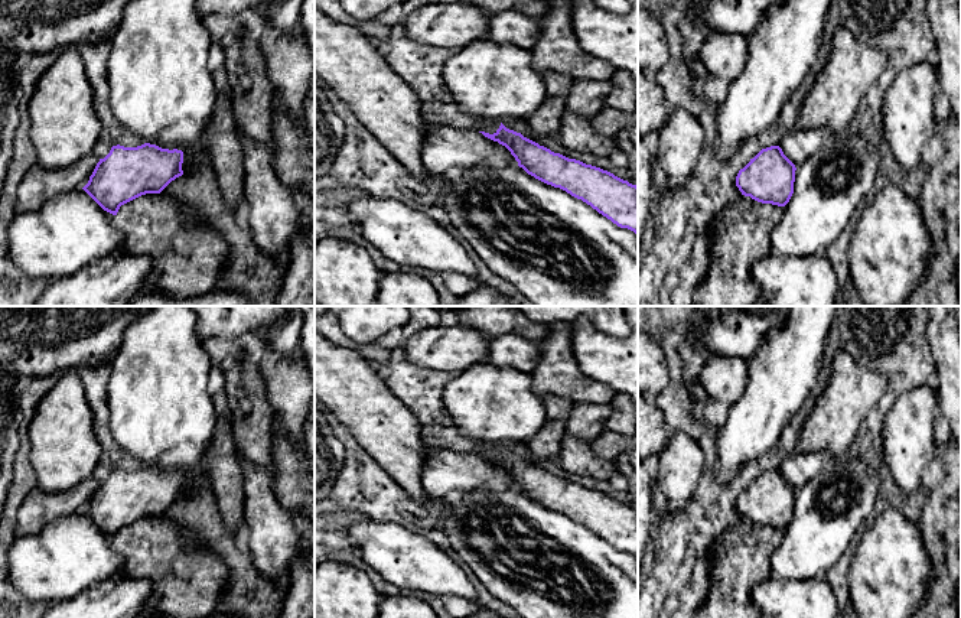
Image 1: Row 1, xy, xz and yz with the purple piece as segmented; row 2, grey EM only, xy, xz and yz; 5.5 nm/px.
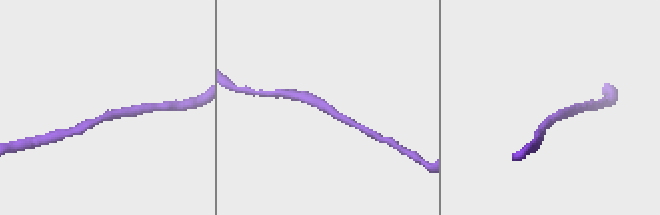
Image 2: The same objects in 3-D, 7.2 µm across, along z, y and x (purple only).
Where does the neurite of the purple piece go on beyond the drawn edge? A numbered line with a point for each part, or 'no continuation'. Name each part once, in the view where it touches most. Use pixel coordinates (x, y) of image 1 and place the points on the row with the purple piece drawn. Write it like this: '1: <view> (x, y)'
1: xz (445, 148)

